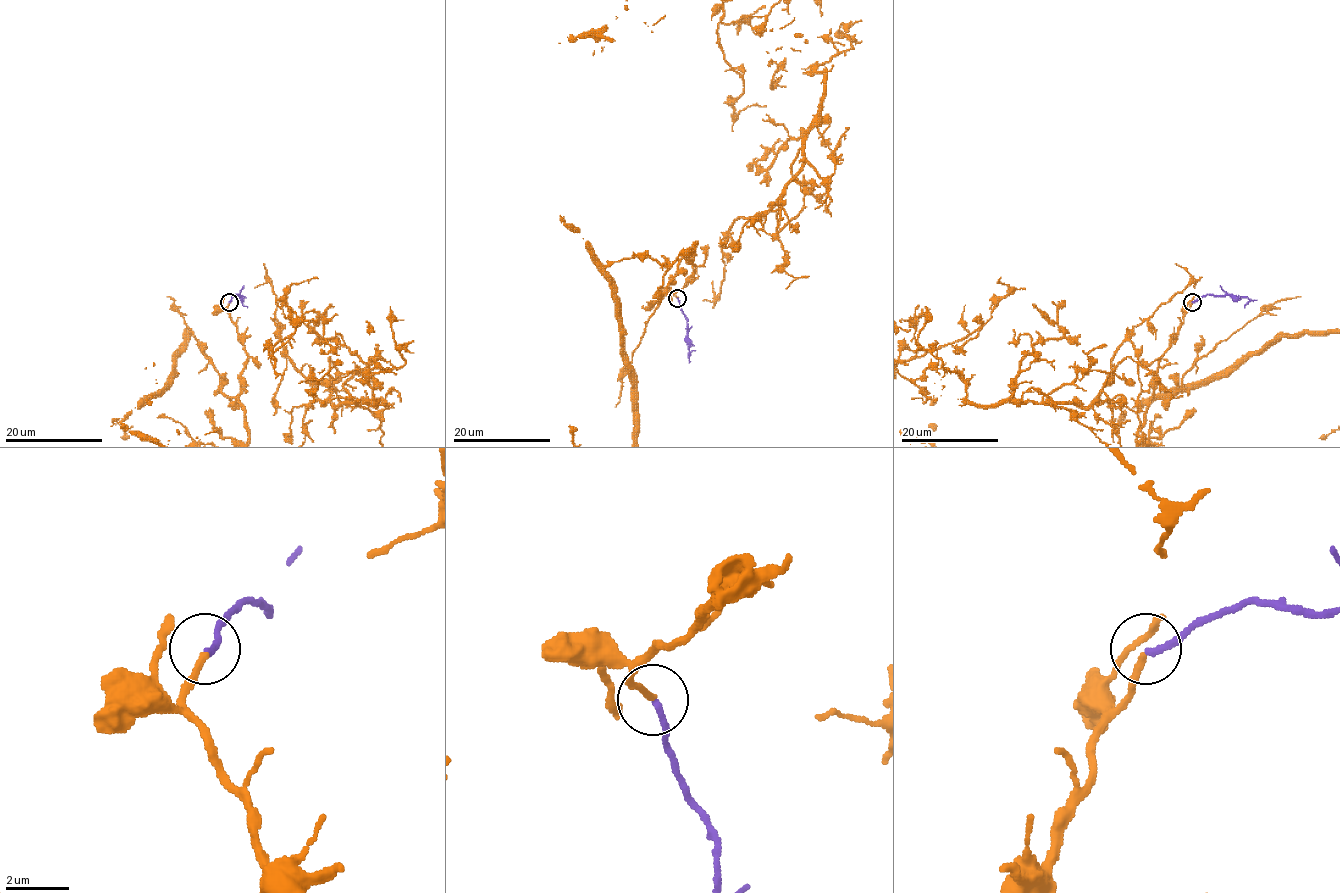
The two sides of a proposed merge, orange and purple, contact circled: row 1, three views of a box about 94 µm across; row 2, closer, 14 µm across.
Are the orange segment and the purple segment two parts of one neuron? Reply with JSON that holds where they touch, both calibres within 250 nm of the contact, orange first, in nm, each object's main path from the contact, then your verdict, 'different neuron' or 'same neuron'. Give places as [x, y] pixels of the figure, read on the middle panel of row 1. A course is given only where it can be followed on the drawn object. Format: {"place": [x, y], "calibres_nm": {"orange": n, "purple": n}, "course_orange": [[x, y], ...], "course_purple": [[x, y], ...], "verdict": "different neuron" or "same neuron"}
{"place": [677, 298], "calibres_nm": {"orange": 200, "purple": 200}, "course_purple": [[677, 298], [687, 320], [689, 355], [695, 350]], "verdict": "same neuron"}

